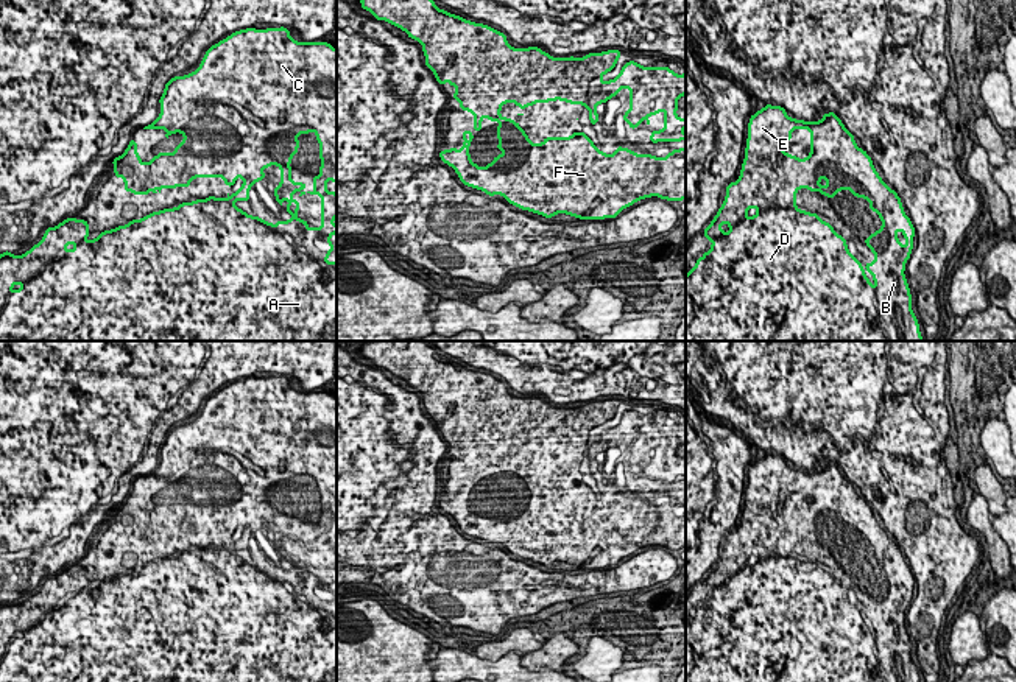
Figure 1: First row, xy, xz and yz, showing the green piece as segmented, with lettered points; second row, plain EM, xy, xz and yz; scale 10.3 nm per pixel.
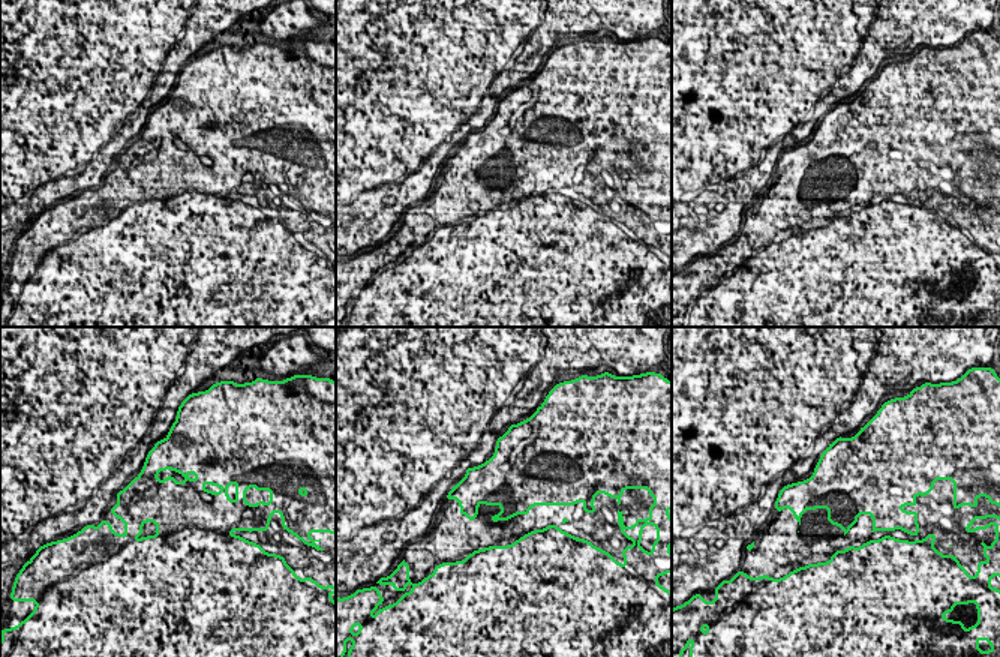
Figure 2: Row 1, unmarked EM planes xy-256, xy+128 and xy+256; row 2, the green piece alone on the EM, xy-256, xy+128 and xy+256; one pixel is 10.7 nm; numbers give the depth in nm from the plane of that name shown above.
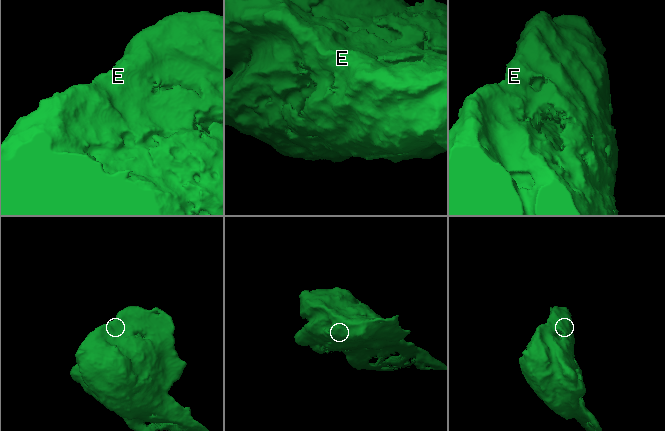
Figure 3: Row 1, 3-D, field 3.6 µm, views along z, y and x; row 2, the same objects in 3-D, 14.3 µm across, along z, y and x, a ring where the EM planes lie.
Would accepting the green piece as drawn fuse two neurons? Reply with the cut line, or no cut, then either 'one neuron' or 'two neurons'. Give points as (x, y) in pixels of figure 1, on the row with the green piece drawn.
cut none; one neuron

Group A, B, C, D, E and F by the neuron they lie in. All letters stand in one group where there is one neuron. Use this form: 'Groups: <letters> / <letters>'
Groups: A B C D E F

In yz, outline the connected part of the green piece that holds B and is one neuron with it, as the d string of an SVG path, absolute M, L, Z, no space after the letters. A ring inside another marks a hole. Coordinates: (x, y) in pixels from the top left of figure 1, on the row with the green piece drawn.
M768 103L751 115L748 128L740 178L728 184L723 206L704 229L712 248L697 258L695 268L686 276L686 341L923 341L904 276L915 227L904 213L901 198L880 179L871 157L855 145L854 135L834 111L820 121L803 121ZM792 129L810 131L810 156L803 160L781 148L782 142L790 142ZM798 188L807 188L809 193L818 190L827 198L848 188L855 198L865 198L868 209L880 216L884 226L863 241L876 255L873 263L865 263L876 282L874 288L860 262L849 254L848 240L837 235L817 213L796 207Z

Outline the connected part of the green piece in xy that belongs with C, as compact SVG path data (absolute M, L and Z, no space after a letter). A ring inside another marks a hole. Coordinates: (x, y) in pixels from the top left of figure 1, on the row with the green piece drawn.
M268 28L268 30L242 30L232 33L229 37L215 44L206 51L201 65L190 75L175 76L165 84L165 90L159 100L161 115L143 129L165 129L165 137L170 134L182 132L184 142L175 146L175 153L161 151L159 156L153 156L151 162L142 162L137 154L137 142L129 140L126 151L112 160L115 178L125 179L125 192L134 195L161 193L162 188L190 187L190 181L195 178L223 178L228 187L235 184L238 176L243 178L243 185L238 192L228 198L213 198L193 202L182 202L175 209L165 209L146 215L142 220L132 220L126 226L115 227L112 230L100 232L95 240L84 243L89 237L89 224L86 220L75 220L69 216L56 227L48 227L39 244L34 244L23 255L12 255L5 251L0 255L0 341L337 341L337 260L327 263L329 254L335 251L330 241L330 235L337 234L333 218L337 216L337 193L327 192L327 181L337 184L337 50L327 42L296 42L291 39L288 28ZM316 134L321 146L321 168L319 176L313 176L313 192L310 195L319 195L321 199L321 227L309 226L296 216L299 212L299 199L293 198L299 188L299 196L305 195L307 184L291 181L291 156L298 154L298 135ZM277 165L280 168L280 185L274 187L276 201L282 206L287 199L285 210L293 216L290 221L279 220L277 224L271 224L260 220L257 215L251 216L242 209L235 207L234 201L249 201L249 188L266 178L262 173L263 168Z

